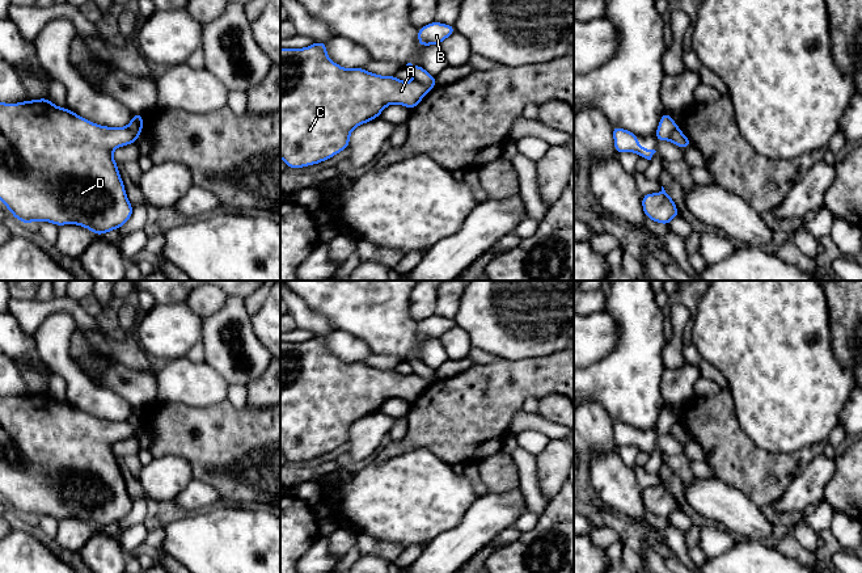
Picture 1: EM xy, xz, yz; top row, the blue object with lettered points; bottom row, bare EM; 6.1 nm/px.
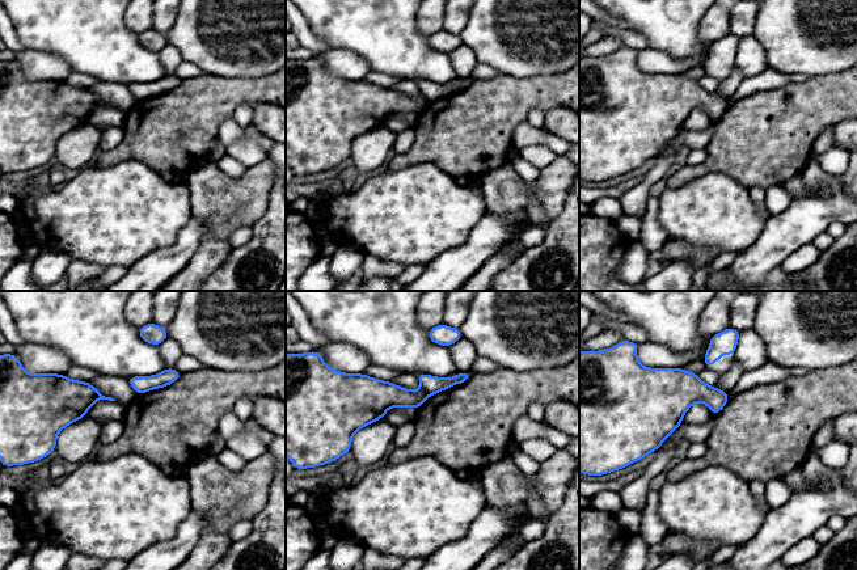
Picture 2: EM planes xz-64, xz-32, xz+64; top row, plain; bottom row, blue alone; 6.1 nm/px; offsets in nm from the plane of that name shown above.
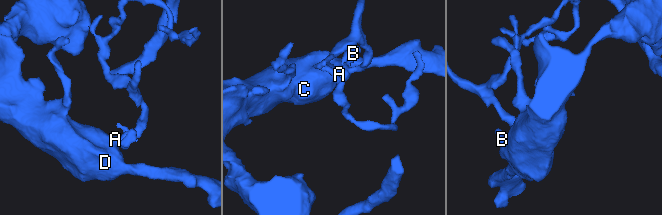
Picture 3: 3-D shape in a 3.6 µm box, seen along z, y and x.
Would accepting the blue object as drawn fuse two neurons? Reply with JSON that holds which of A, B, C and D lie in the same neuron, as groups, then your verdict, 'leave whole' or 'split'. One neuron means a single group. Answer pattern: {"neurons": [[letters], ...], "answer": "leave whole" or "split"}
{"neurons": [["A", "C", "D"], ["B"]], "answer": "split"}

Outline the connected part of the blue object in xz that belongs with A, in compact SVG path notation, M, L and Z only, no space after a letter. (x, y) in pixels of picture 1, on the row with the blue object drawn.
M314 42L305 49L280 49L280 159L293 169L322 163L348 148L351 131L380 117L388 105L398 104L413 110L428 92L417 80L406 83L394 75L343 68L329 59L326 42Z

